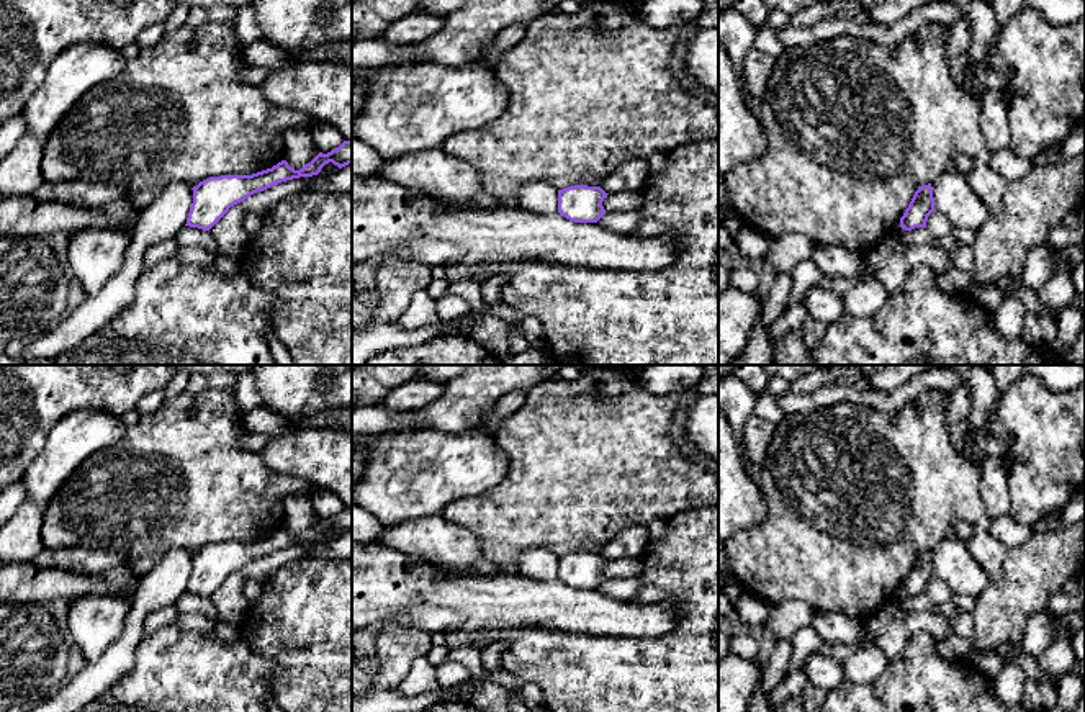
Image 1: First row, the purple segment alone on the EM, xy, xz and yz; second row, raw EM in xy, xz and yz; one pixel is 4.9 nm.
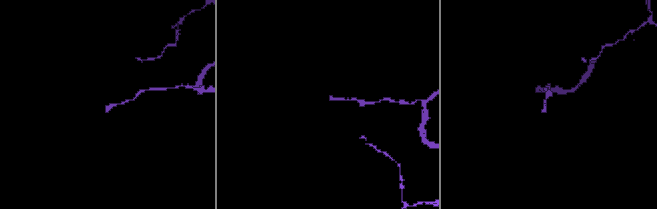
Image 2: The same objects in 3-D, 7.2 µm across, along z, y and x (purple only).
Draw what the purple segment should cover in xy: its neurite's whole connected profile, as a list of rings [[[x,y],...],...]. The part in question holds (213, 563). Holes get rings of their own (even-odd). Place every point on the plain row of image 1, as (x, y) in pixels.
[[[344,507],[327,520],[319,519],[299,537],[295,537],[286,527],[281,527],[272,535],[252,542],[209,543],[191,555],[193,570],[185,593],[209,597],[231,573],[244,568],[250,561],[286,547],[317,542],[329,529],[339,535],[352,530],[352,507]]]

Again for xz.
[[[574,552],[558,557],[558,579],[574,589],[597,589],[606,576],[601,553]]]

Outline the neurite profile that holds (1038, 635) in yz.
[[[1049,614],[1029,615],[1020,643],[1020,650],[1033,658],[1041,656],[1054,642]]]

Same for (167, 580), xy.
[[[187,550],[167,552],[147,575],[137,579],[121,637],[97,661],[87,661],[59,692],[25,712],[79,712],[126,676],[134,666],[144,620],[154,611],[177,602],[187,591],[191,570],[193,557]]]

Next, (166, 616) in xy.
[[[177,604],[154,611],[144,620],[144,635],[152,635],[154,632],[157,632],[162,627],[173,625],[178,615],[180,615],[180,611],[178,611]]]

